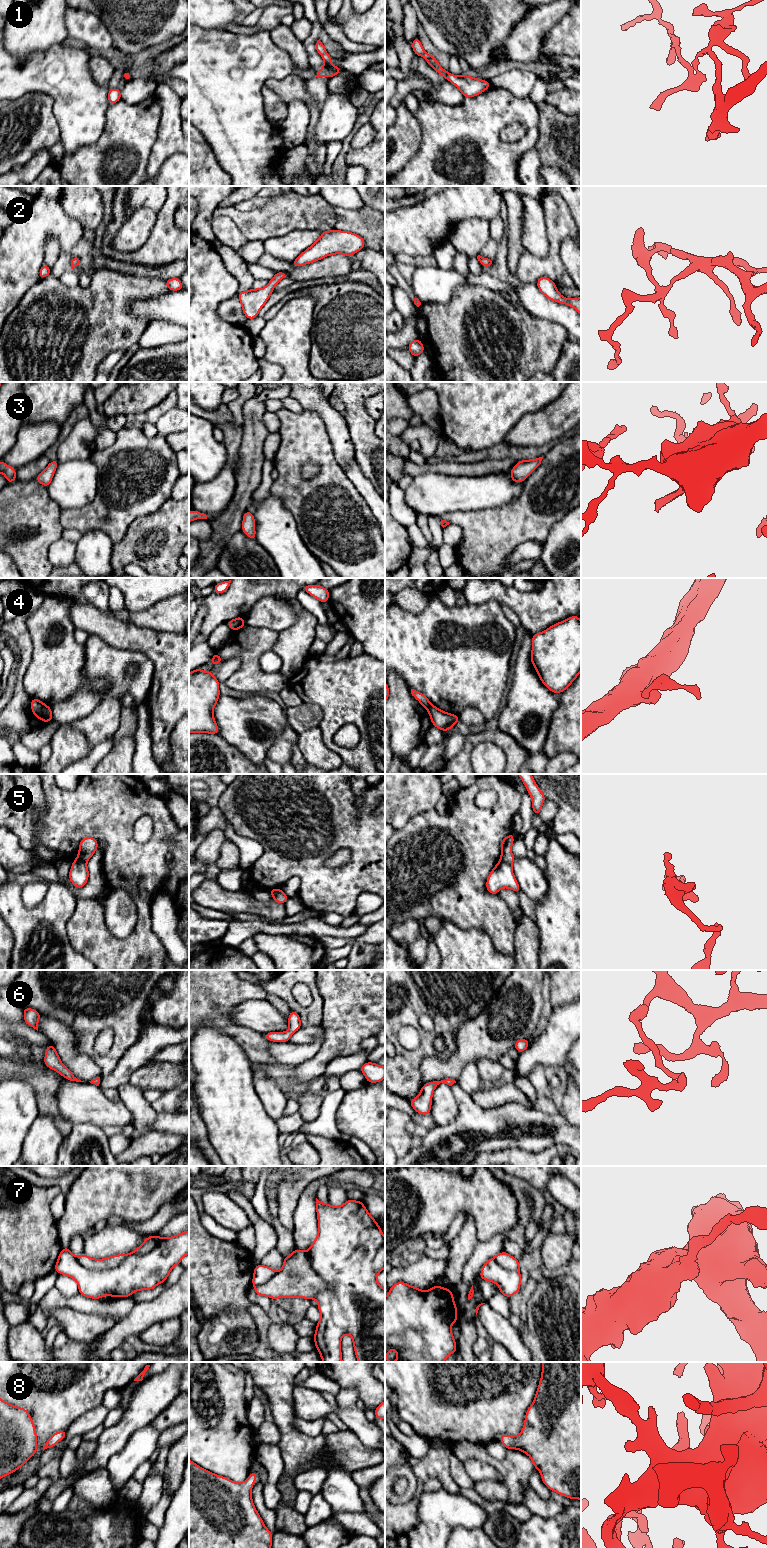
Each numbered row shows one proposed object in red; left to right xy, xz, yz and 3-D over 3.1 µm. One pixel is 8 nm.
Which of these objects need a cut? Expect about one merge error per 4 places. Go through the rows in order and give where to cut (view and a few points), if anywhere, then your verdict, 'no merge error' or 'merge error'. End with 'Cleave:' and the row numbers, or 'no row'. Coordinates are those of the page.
1: no cut | no merge error
2: no cut | no merge error
3: no cut | no merge error
4: xy (45, 705), (33, 712) | merge error
5: yz (500, 860), (506, 861), (511, 865) | merge error
6: no cut | no merge error
7: xy (129, 1254), (116, 1266), (103, 1269), (87, 1269), (75, 1258) | merge error
8: no cut | no merge error
Cleave: 4, 5, 7

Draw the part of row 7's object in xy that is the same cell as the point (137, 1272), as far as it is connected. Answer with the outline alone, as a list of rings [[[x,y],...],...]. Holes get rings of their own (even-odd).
[[[189,1230],[168,1238],[161,1238],[158,1244],[145,1254],[130,1253],[117,1267],[104,1270],[89,1270],[82,1266],[69,1247],[62,1248],[54,1270],[73,1278],[79,1287],[79,1294],[87,1298],[101,1299],[105,1295],[113,1297],[131,1297],[134,1291],[152,1290],[164,1283],[174,1266],[189,1254]]]

